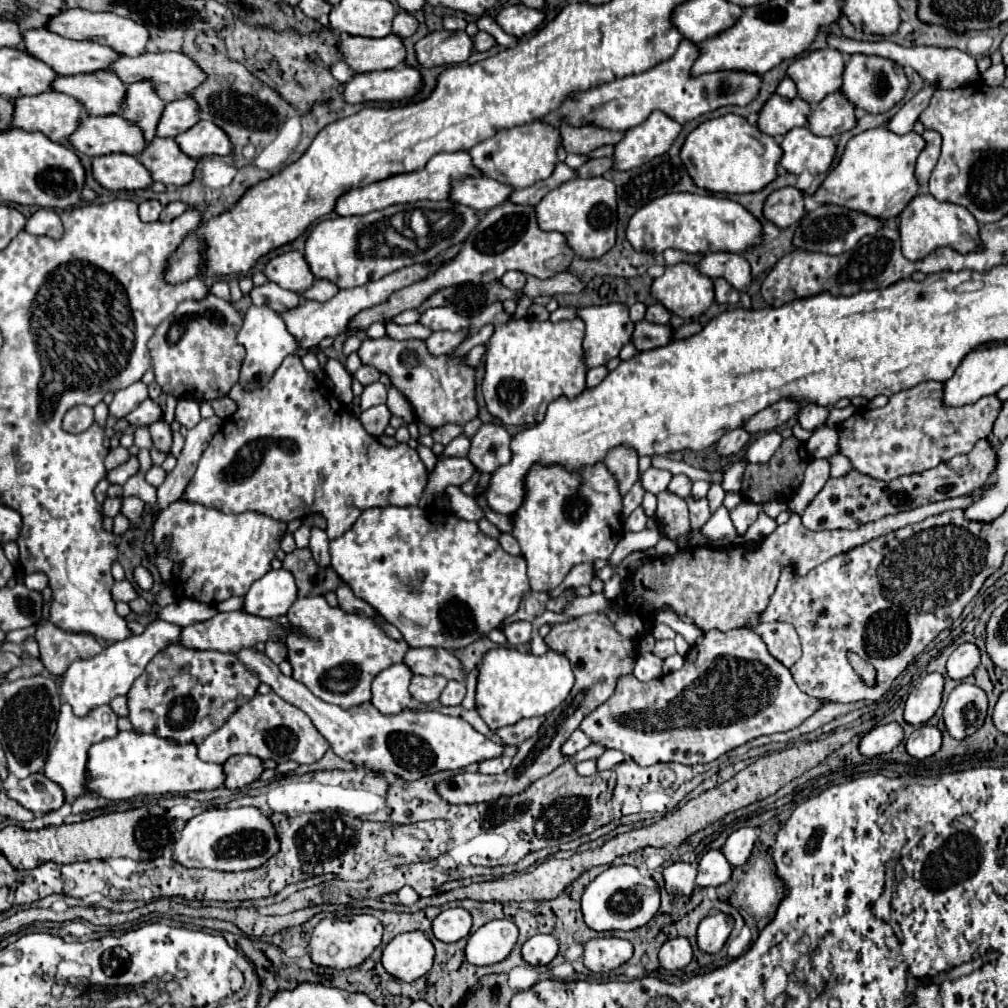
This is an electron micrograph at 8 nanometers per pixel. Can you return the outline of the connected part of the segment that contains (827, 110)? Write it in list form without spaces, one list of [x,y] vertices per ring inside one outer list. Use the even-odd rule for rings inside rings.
[[[836,91],[822,99],[810,113],[810,131],[814,135],[840,135],[856,127],[858,119],[854,115],[856,107],[844,97],[842,91]]]

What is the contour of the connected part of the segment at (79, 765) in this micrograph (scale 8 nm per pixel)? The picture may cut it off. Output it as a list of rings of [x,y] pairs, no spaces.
[[[62,705],[60,717],[58,717],[58,729],[56,729],[56,745],[50,749],[50,755],[46,759],[46,767],[44,767],[44,775],[48,779],[54,779],[56,783],[60,783],[60,787],[64,789],[66,801],[74,801],[82,795],[88,793],[88,751],[94,743],[100,743],[104,739],[116,737],[118,735],[118,715],[112,711],[110,705],[106,707],[98,707],[98,711],[94,711],[94,715],[90,715],[90,719],[78,719],[72,713],[70,705]]]

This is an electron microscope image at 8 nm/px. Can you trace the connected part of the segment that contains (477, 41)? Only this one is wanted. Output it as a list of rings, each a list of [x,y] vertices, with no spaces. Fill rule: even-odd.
[[[478,31],[474,37],[474,49],[476,51],[488,51],[496,45],[496,39],[492,35],[488,35],[486,31]]]

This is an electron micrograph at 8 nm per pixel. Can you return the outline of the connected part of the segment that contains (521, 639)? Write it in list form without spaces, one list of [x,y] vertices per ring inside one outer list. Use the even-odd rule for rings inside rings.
[[[514,621],[504,627],[504,635],[508,637],[508,645],[512,645],[512,647],[528,643],[530,631],[532,631],[532,623],[528,623],[528,621]]]

